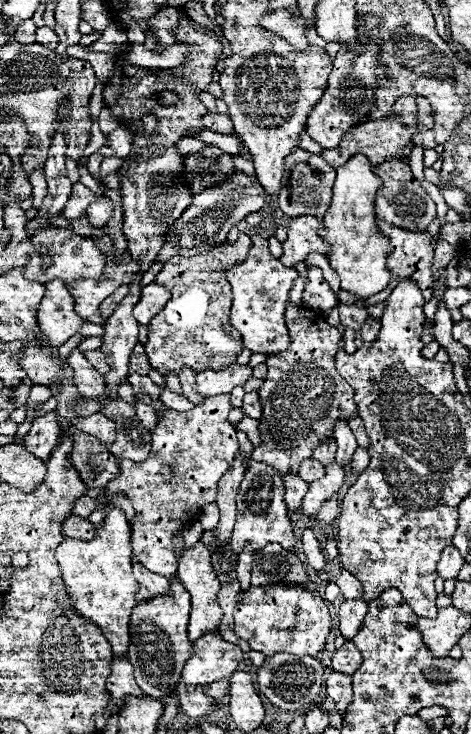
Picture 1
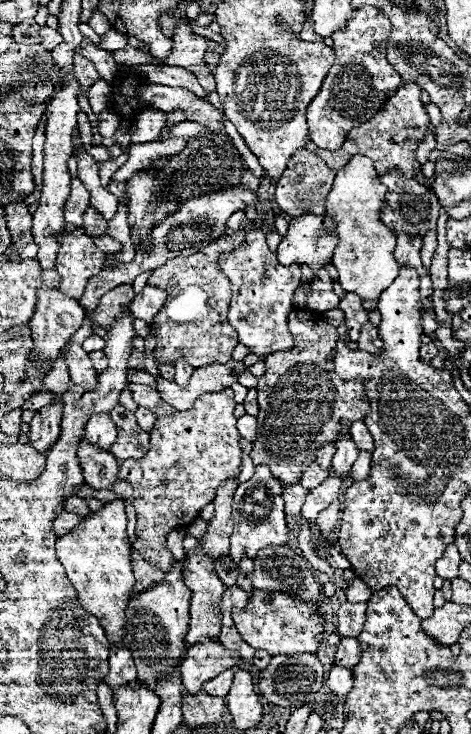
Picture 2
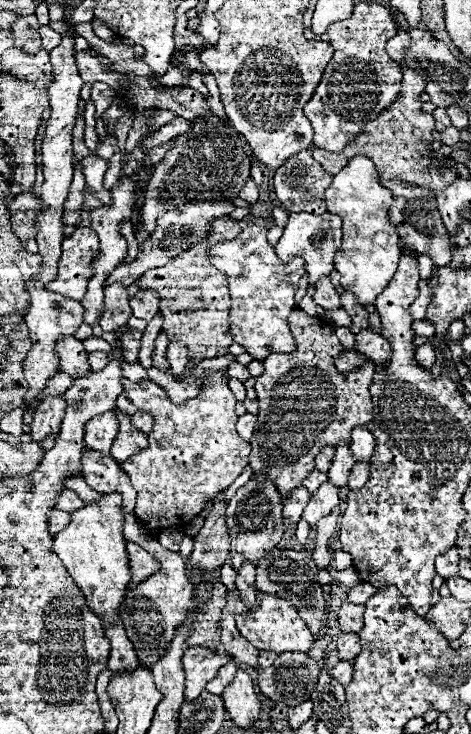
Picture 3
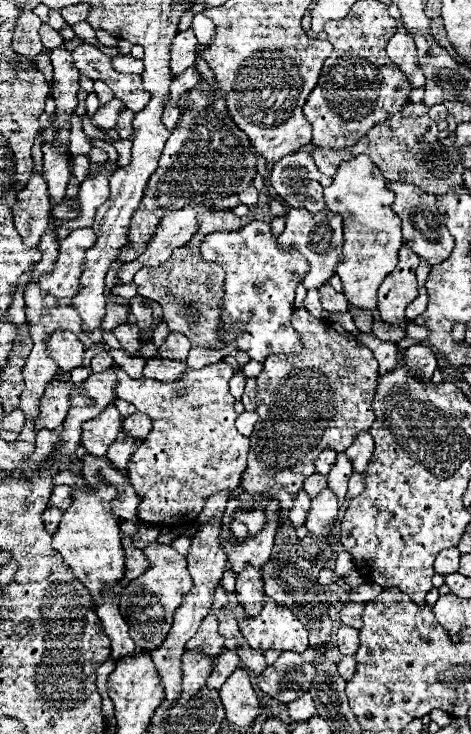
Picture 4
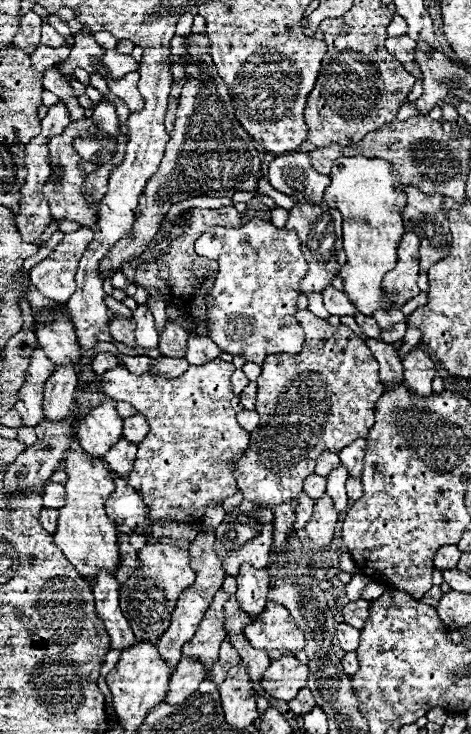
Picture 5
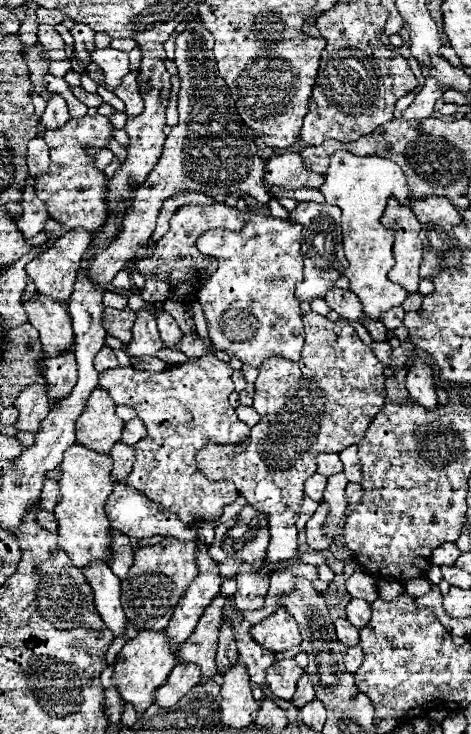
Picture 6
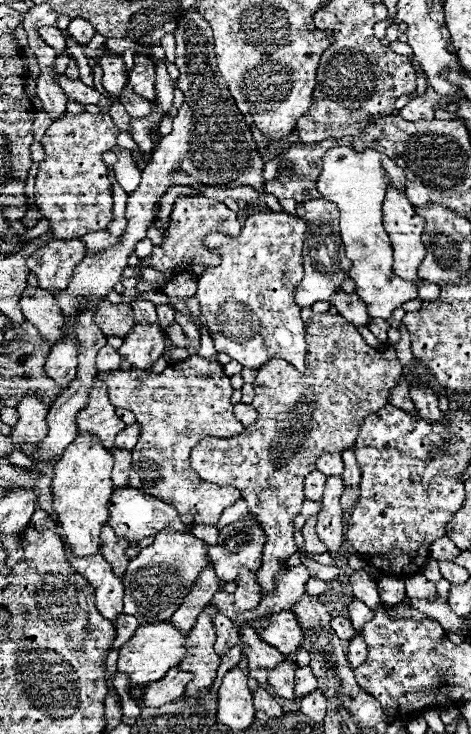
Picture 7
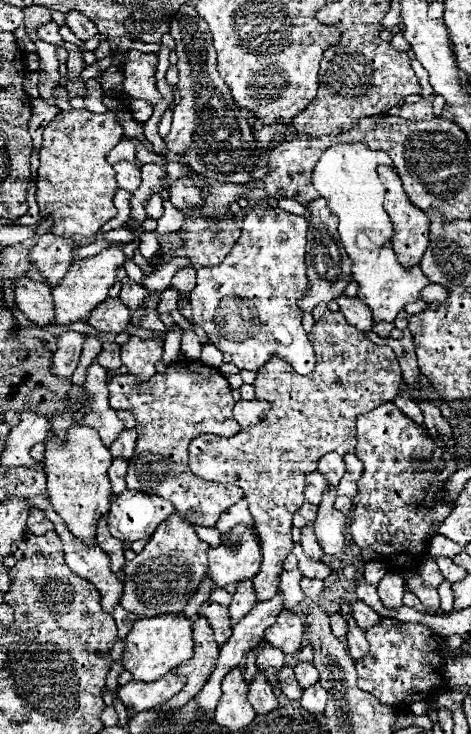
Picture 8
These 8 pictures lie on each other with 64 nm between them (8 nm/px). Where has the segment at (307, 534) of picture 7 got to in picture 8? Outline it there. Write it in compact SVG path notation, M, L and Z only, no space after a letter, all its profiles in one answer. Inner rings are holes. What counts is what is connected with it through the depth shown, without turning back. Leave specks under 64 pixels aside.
M312 526L302 528L300 546L302 546L302 550L306 552L308 558L312 558L312 560L320 560L320 558L322 558L322 548L320 548L316 536L314 536L314 528L312 528Z

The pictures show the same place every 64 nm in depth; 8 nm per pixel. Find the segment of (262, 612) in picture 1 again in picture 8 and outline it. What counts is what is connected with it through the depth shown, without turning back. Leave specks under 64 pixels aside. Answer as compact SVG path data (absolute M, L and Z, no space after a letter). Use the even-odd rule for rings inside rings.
M282 610L276 618L276 624L270 626L270 630L266 630L264 640L270 646L280 648L284 654L294 654L300 650L302 636L304 636L302 618L290 610Z

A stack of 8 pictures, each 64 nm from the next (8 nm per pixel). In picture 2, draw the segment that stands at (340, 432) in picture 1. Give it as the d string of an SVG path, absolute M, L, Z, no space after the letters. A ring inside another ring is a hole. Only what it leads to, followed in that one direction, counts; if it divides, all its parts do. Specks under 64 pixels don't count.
M350 436L340 438L336 442L336 452L334 452L334 458L332 458L330 472L336 472L340 478L346 478L350 474L350 468L352 468L356 458L358 458L358 448L354 446L352 438Z

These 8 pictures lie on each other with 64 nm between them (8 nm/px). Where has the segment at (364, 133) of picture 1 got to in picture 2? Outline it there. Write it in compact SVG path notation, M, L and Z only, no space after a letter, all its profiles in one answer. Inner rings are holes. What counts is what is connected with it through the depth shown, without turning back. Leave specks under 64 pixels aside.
M406 82L404 86L398 88L398 92L386 102L386 106L368 122L360 124L358 128L354 128L348 136L346 142L342 146L342 150L330 152L330 150L322 150L318 148L314 154L318 158L322 158L330 170L338 172L342 166L348 164L348 160L356 154L368 156L374 160L376 172L378 174L388 174L390 170L400 170L406 178L418 178L418 166L420 162L416 160L416 150L420 146L420 142L424 140L426 132L430 130L430 116L426 114L424 104L420 102L420 86L416 82Z

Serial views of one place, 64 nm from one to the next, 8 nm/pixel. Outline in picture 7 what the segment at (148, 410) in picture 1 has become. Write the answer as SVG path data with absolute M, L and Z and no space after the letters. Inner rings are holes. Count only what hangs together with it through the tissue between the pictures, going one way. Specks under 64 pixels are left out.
M138 422L132 424L132 426L126 426L126 430L122 430L122 434L118 434L118 438L114 442L116 444L114 448L118 448L118 450L134 450L134 446L138 442L138 436L140 436Z

